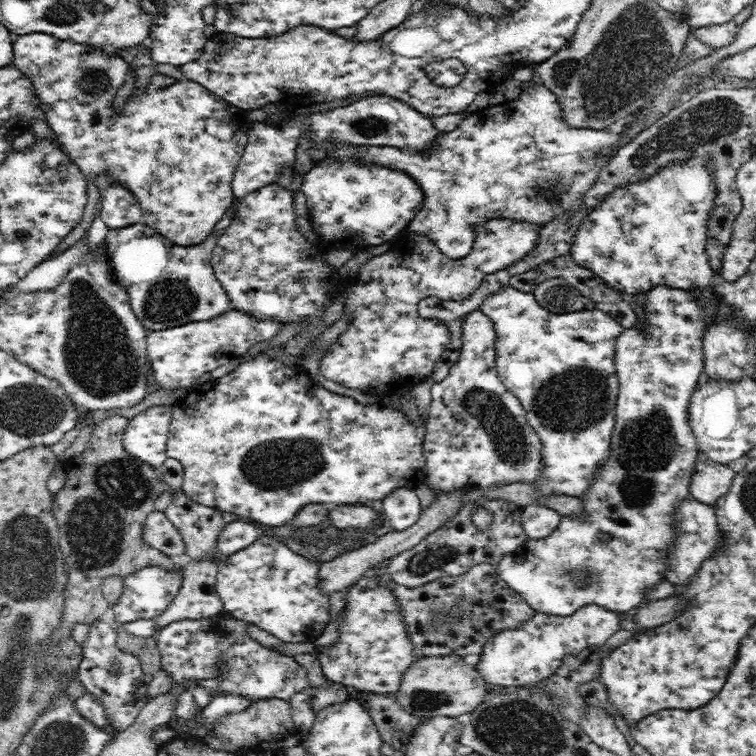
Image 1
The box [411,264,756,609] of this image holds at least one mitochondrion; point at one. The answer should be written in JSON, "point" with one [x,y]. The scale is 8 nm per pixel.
{"point":[648,442]}

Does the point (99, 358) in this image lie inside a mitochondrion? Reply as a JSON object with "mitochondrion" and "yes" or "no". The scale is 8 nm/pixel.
{"mitochondrion":"yes"}

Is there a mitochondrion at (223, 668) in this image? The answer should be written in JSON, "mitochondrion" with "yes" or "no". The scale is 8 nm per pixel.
{"mitochondrion":"yes"}

